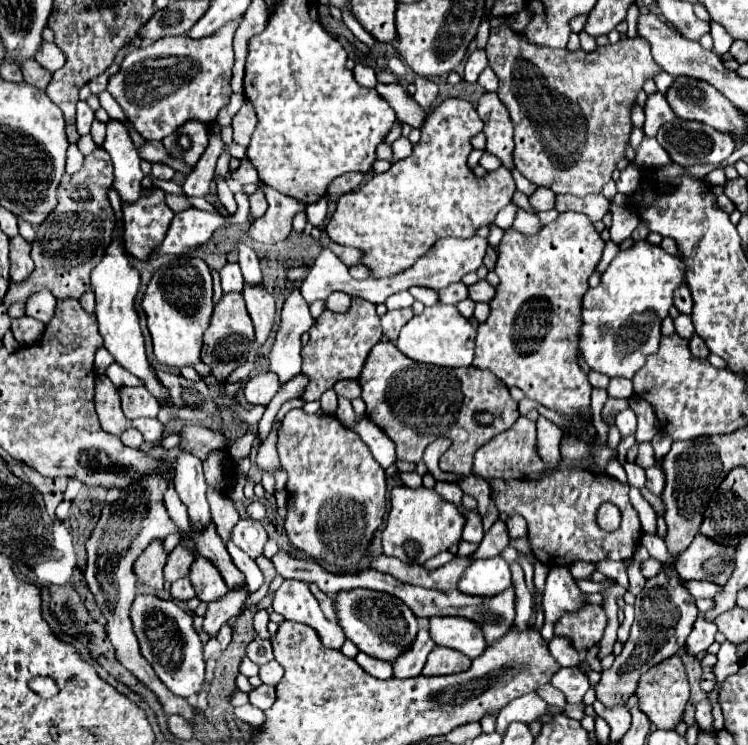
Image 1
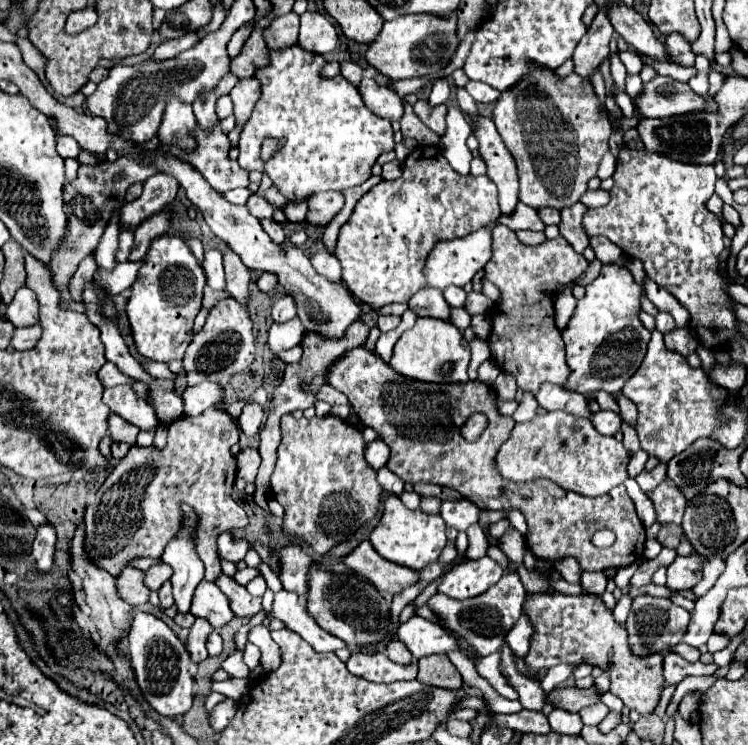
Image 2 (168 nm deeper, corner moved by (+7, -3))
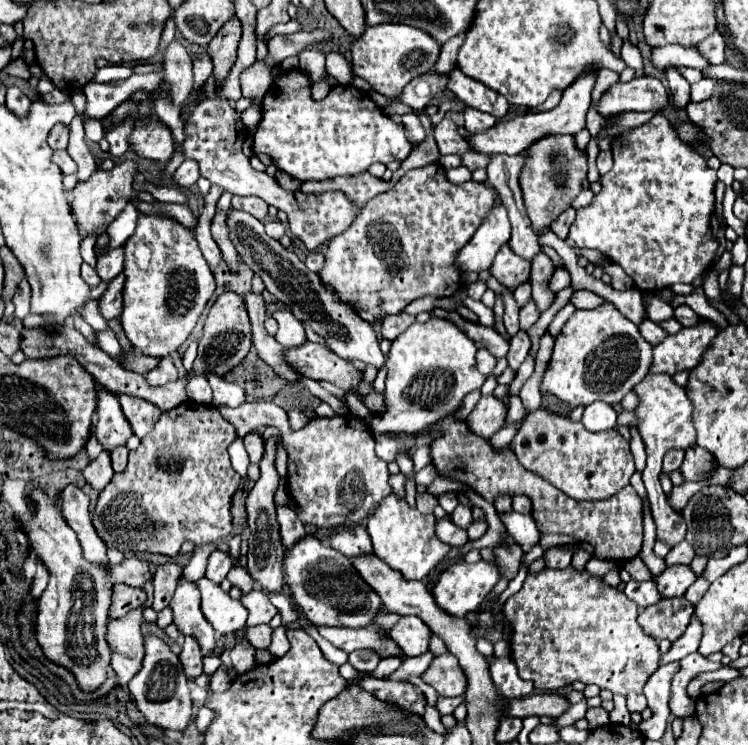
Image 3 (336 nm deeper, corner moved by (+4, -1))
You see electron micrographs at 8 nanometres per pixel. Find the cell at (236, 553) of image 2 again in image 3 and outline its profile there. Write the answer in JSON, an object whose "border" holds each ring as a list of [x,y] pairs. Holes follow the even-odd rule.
{"border":[[[214,550],[214,552],[208,556],[208,566],[206,566],[204,576],[206,576],[208,580],[220,584],[220,582],[226,578],[226,574],[228,574],[230,568],[232,568],[232,560],[228,558],[228,554],[224,554],[224,552],[220,552],[220,550]]]}

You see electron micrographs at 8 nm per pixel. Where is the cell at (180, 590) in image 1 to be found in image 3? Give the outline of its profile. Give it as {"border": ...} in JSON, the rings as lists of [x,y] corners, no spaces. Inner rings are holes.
{"border":[[[162,564],[158,566],[152,582],[154,582],[154,600],[152,600],[152,608],[156,612],[164,610],[176,590],[176,582],[182,574],[182,564]]]}

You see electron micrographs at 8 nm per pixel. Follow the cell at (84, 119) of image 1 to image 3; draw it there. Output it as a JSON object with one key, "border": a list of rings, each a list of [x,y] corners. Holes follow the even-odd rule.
{"border":[[[58,150],[58,152],[54,152],[54,162],[56,162],[56,166],[60,168],[60,172],[62,172],[64,176],[76,172],[76,162],[68,156],[66,150]]]}

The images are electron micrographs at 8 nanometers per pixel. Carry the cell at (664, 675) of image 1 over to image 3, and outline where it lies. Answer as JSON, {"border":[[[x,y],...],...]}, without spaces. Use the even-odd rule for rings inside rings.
{"border":[[[568,566],[564,570],[544,568],[538,574],[528,572],[522,588],[506,600],[504,610],[504,616],[512,626],[510,656],[518,666],[520,678],[534,682],[534,688],[538,690],[556,692],[568,684],[584,682],[626,696],[628,692],[642,692],[644,684],[658,668],[658,642],[640,628],[636,620],[638,606],[628,600],[622,590],[604,584],[602,578],[594,578],[586,570],[578,572]]]}

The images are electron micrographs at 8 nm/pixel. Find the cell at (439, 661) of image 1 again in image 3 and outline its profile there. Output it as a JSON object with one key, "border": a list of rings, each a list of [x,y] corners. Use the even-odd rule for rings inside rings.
{"border":[[[450,652],[436,656],[422,678],[438,692],[438,696],[464,696],[468,686],[460,662]]]}

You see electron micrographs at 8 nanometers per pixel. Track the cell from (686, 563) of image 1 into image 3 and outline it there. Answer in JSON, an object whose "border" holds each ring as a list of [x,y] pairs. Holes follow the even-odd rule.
{"border":[[[666,566],[666,570],[656,576],[654,582],[662,598],[676,598],[684,596],[684,592],[696,582],[696,574],[690,570],[690,566]]]}

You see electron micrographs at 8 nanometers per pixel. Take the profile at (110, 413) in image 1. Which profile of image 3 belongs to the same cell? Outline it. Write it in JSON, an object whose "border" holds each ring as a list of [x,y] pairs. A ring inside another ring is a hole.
{"border":[[[104,450],[84,468],[84,480],[88,486],[92,486],[96,492],[102,492],[110,478],[114,476],[112,464],[110,464],[110,454]]]}

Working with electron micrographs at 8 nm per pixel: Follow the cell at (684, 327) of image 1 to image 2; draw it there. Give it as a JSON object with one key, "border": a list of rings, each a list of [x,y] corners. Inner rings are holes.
{"border":[[[659,312],[657,318],[655,318],[655,322],[657,322],[657,330],[659,330],[661,334],[667,334],[669,330],[675,330],[675,320],[673,320],[671,314],[667,314],[667,312]]]}

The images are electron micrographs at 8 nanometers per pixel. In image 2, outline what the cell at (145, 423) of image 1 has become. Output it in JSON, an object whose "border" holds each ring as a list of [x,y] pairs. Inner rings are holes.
{"border":[[[115,414],[109,416],[109,436],[111,436],[115,442],[135,444],[139,432],[141,432],[141,430],[137,430],[137,426],[125,422],[123,418],[119,418],[119,416],[115,416]]]}

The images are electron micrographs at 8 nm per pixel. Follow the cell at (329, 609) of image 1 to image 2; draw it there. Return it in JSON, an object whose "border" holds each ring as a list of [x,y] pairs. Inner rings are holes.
{"border":[[[287,546],[279,552],[279,558],[283,588],[305,598],[309,594],[309,568],[313,564],[311,556],[301,546]]]}

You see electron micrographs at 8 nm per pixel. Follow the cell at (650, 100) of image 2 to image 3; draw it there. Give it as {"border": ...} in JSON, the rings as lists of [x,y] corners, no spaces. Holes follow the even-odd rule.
{"border":[[[640,76],[632,78],[630,82],[618,82],[610,86],[596,110],[606,118],[618,112],[648,112],[648,110],[662,110],[668,104],[666,88],[660,80]]]}

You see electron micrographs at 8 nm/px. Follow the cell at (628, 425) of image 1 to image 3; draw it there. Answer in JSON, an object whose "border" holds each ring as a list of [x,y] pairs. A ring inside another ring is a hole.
{"border":[[[596,402],[590,404],[584,410],[582,416],[582,424],[586,430],[590,432],[602,432],[602,430],[610,430],[616,426],[616,410],[604,402]]]}

